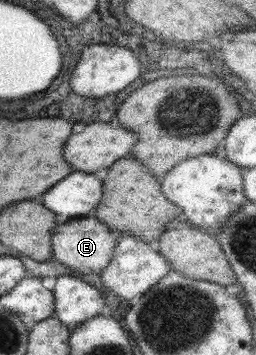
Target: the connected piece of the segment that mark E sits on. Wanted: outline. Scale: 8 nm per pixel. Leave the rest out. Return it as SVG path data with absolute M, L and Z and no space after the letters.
M81 218L81 220L73 220L69 224L59 224L57 228L51 230L50 248L52 256L67 268L77 270L81 274L100 274L101 270L107 266L107 262L111 260L113 248L116 246L118 235L109 234L109 229L101 224L101 221L95 218Z

